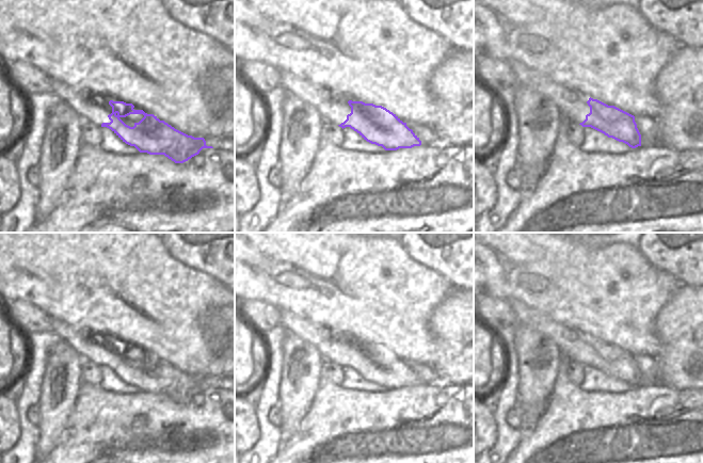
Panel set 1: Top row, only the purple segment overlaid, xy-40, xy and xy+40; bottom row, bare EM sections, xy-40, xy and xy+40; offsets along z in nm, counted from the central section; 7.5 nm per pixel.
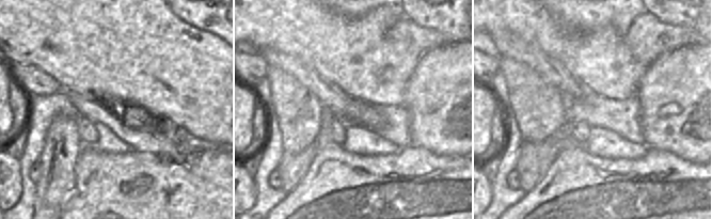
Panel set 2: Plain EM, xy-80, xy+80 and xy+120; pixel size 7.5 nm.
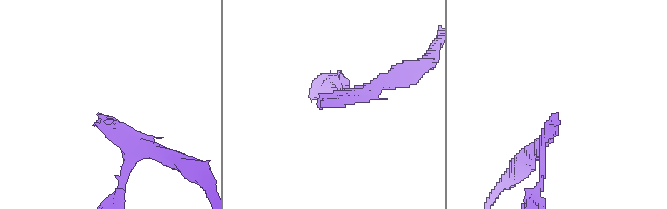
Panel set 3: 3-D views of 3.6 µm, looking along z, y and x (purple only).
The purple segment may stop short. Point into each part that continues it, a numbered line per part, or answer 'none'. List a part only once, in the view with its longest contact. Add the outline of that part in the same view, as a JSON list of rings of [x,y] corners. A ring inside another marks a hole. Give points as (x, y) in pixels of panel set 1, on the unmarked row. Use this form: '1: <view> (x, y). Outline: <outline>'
1: xy-40 (91, 348). Outline: [[[52,319],[52,332],[73,347],[82,360],[87,360],[98,366],[101,366],[102,362],[111,361],[108,354],[112,352],[112,346],[109,344],[112,336],[109,334],[103,335],[106,339],[103,344],[96,332],[89,335],[85,330],[75,330],[58,319]]]

